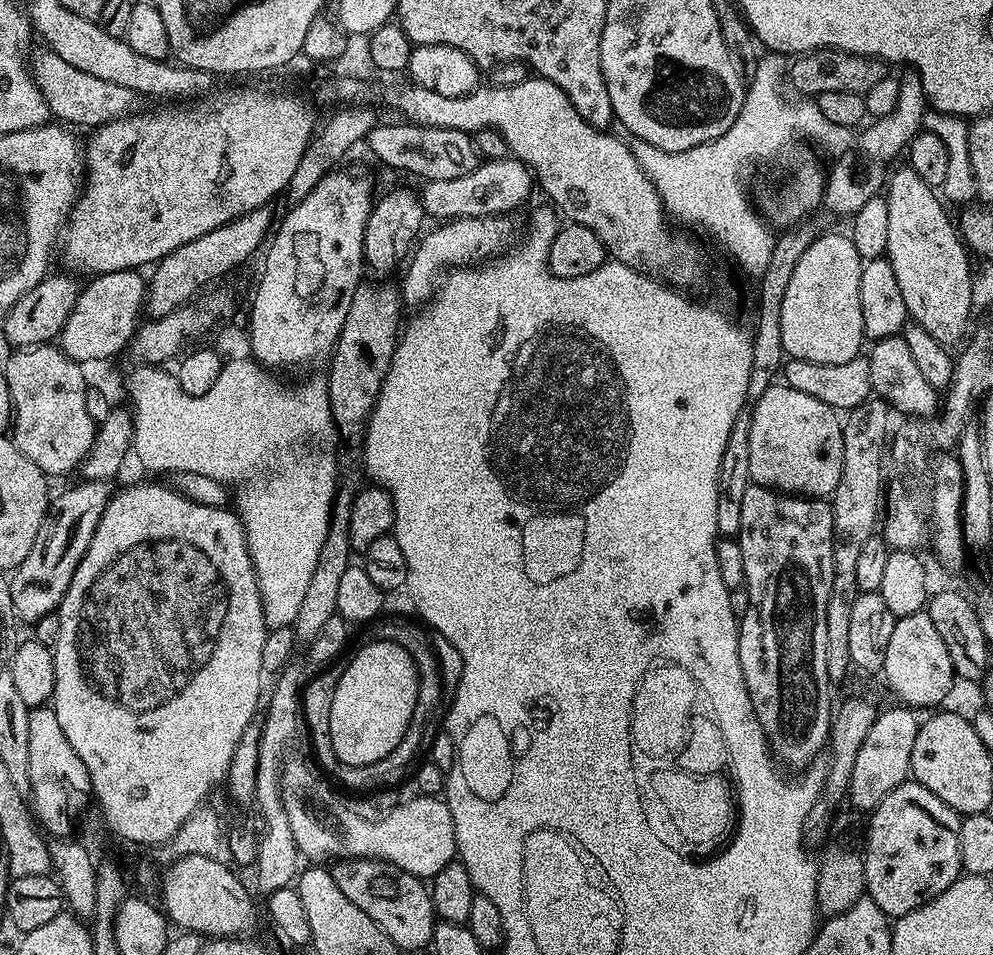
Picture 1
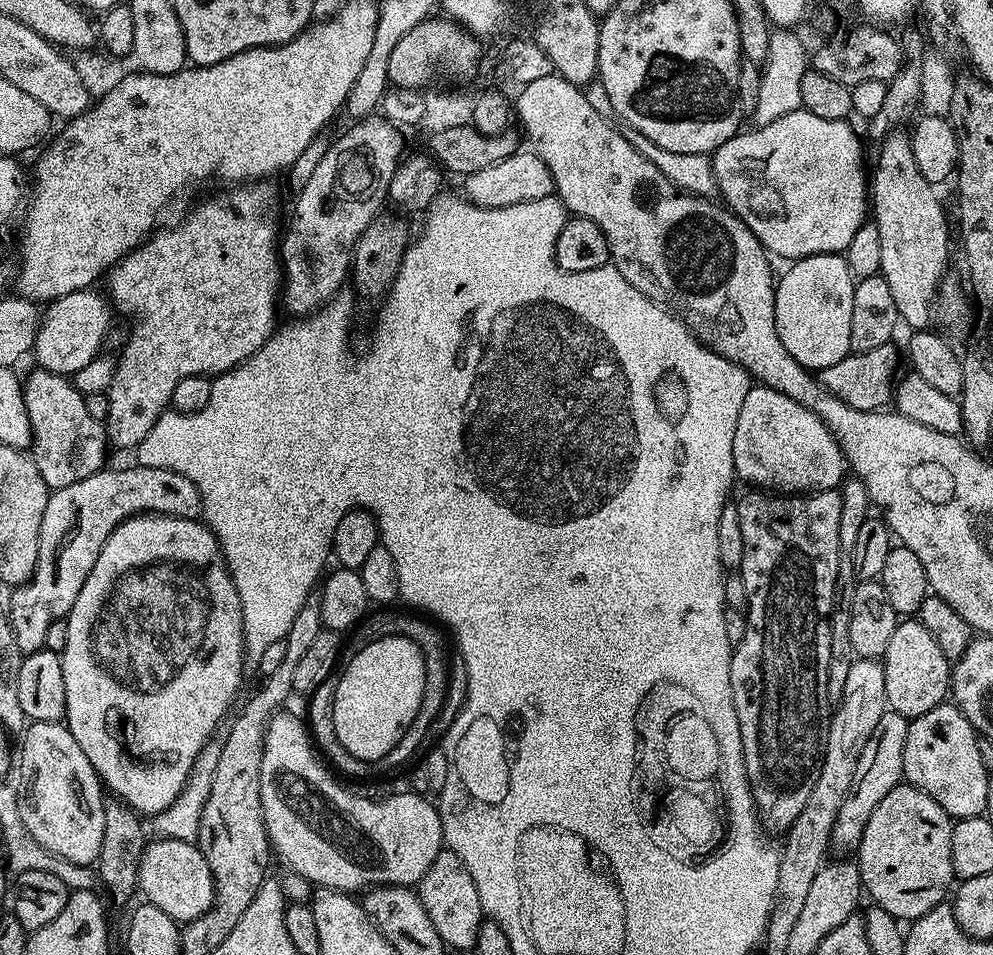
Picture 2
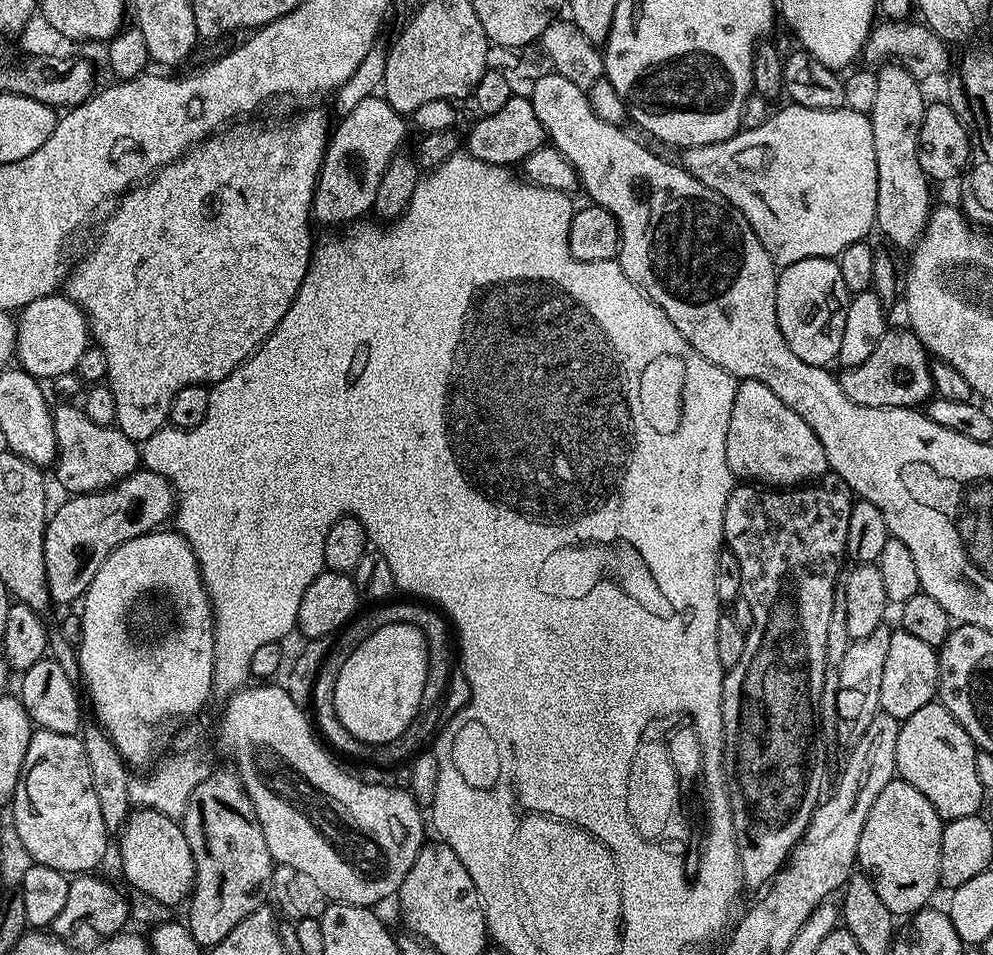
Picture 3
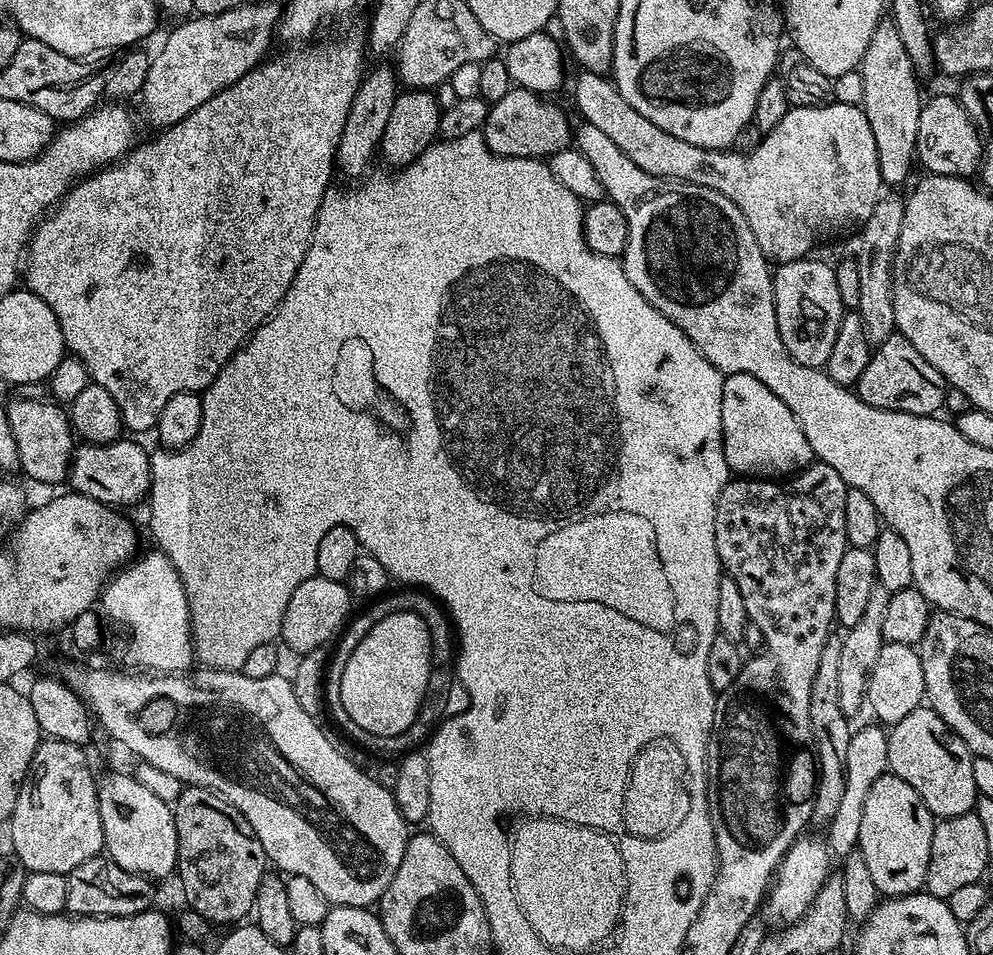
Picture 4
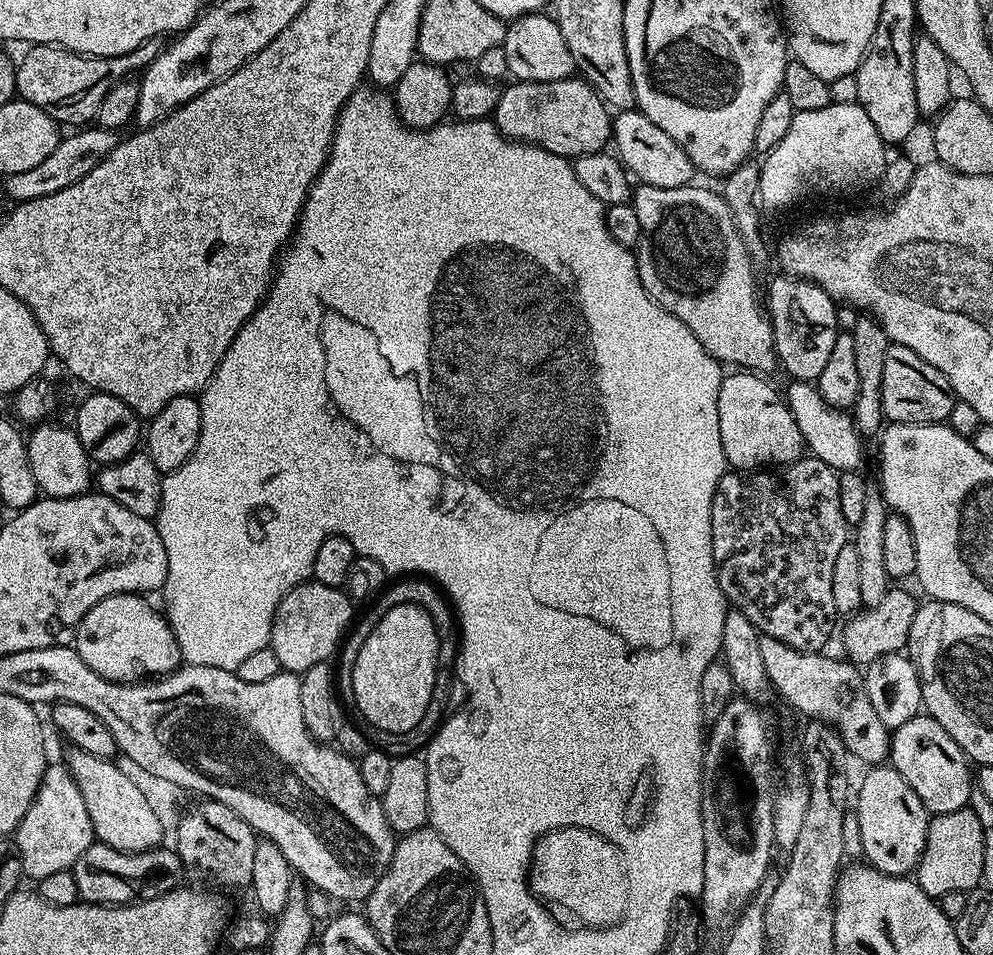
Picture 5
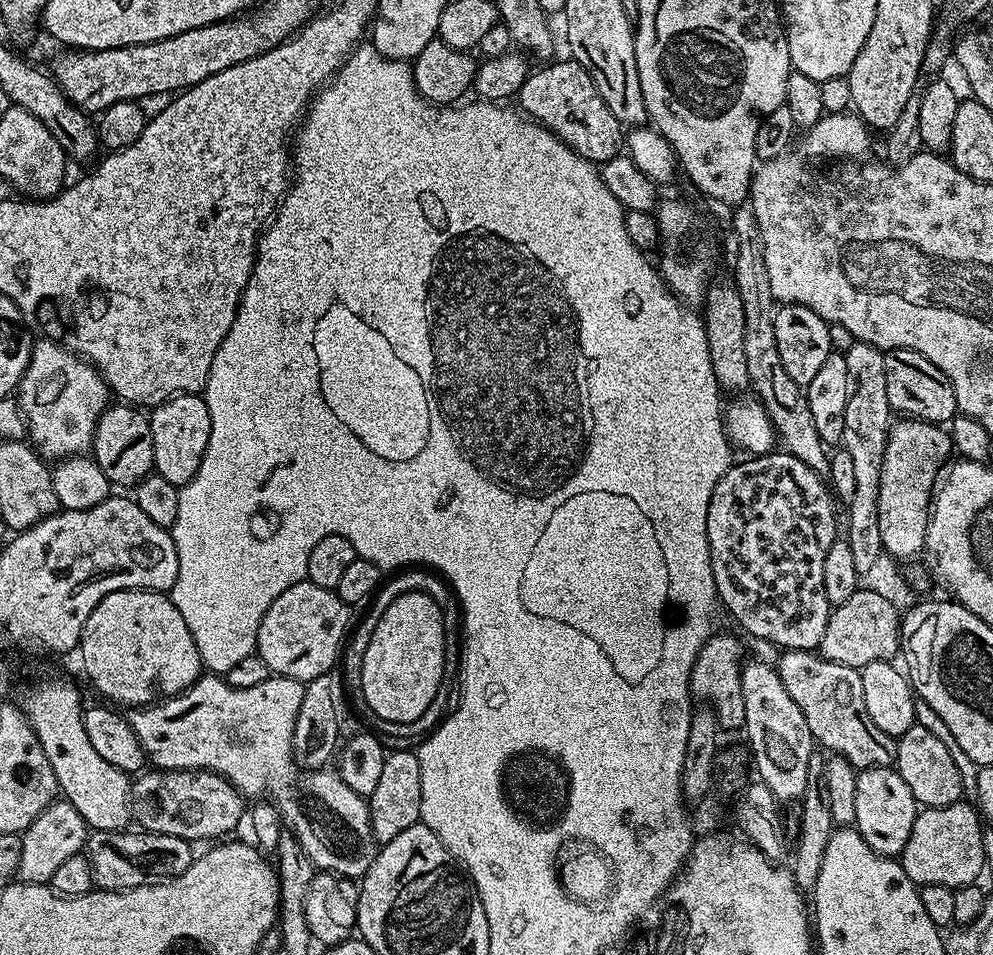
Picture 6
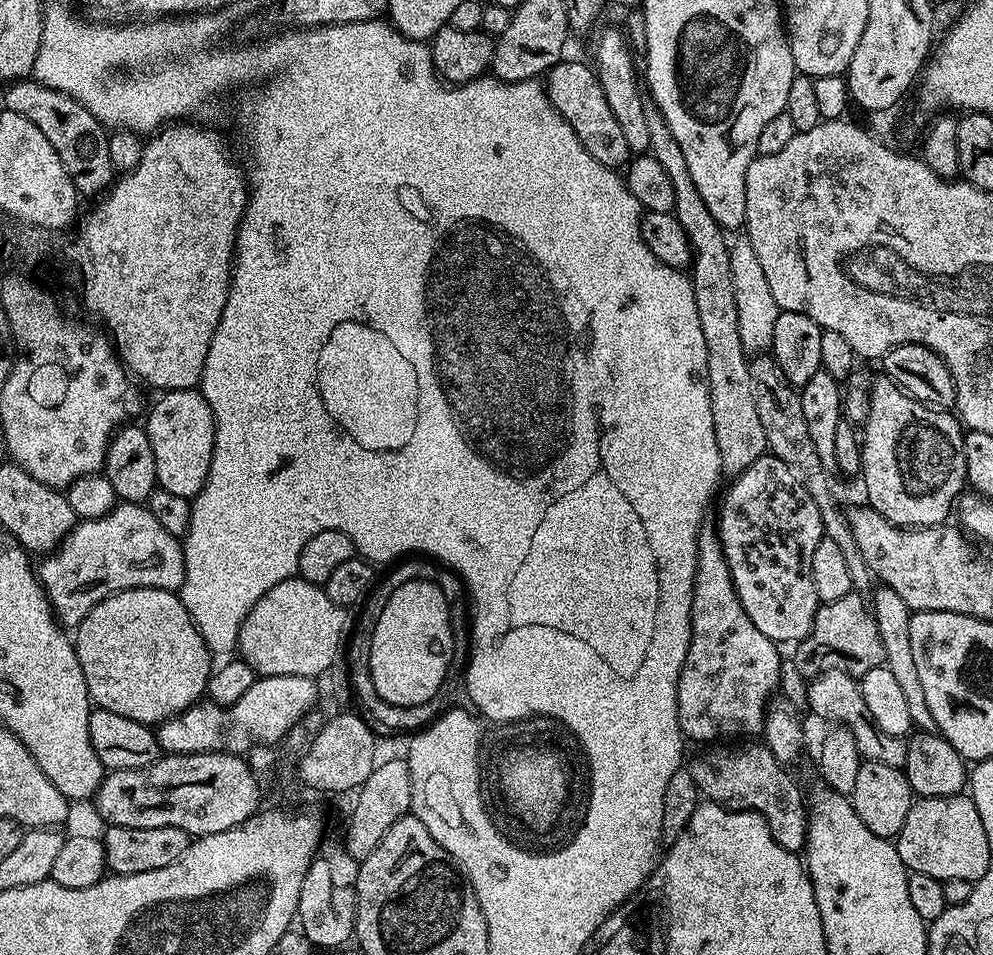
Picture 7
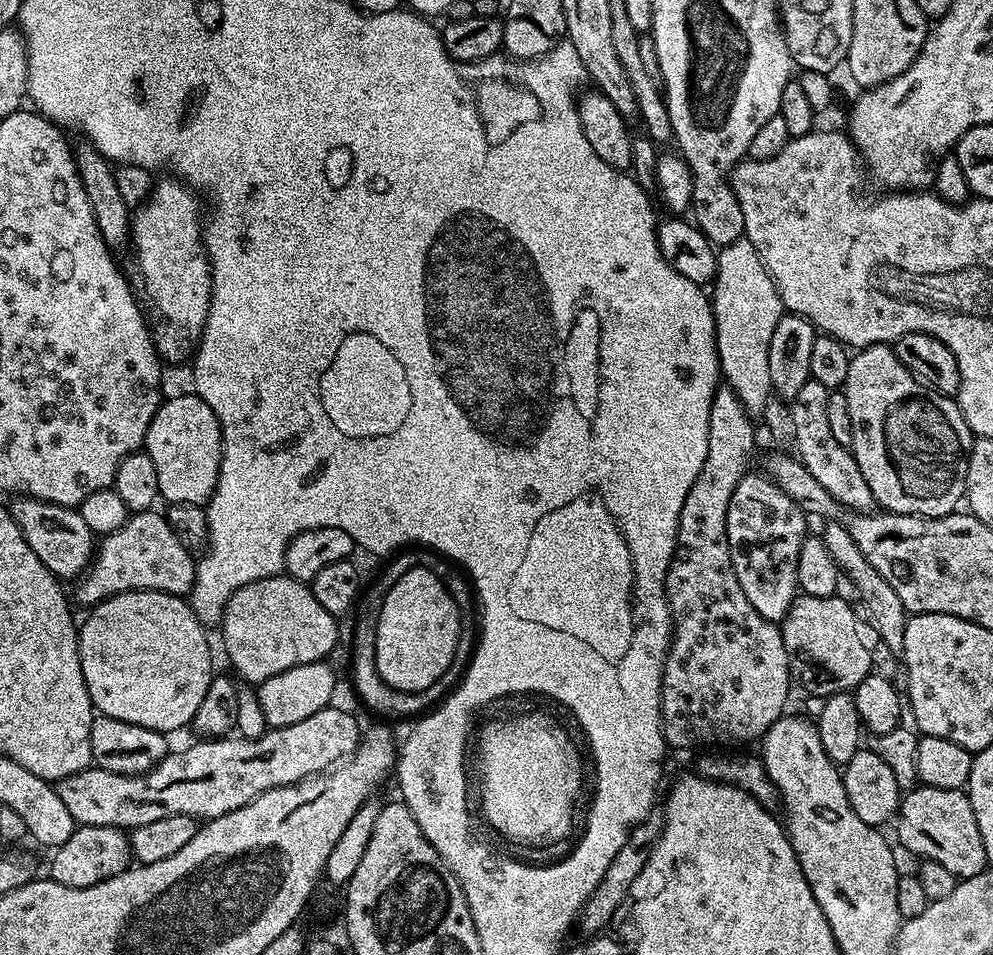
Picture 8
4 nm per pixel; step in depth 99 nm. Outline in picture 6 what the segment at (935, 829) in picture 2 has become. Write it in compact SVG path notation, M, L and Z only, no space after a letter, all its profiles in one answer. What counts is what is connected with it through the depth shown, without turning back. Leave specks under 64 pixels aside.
M895 767L863 769L857 775L856 781L858 782L858 795L854 797L856 831L878 854L899 857L910 838L910 830L914 830L914 818L918 811L914 794L910 794L910 786L902 782Z

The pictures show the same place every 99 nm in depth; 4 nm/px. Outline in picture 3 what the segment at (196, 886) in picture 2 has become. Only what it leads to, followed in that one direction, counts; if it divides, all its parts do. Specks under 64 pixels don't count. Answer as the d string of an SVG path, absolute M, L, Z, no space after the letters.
M136 808L128 814L118 839L120 868L135 891L150 894L150 898L158 898L158 902L169 906L183 905L189 899L196 880L194 854L190 854L183 827L173 817L158 810Z

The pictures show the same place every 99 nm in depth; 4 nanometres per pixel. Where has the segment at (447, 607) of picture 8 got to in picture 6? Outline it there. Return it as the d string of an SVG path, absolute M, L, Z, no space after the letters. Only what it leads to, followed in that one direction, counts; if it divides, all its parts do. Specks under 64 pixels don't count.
M403 592L386 610L375 617L370 646L366 646L366 654L362 658L362 670L358 677L360 692L364 695L364 704L376 715L377 721L385 720L396 725L402 722L414 722L434 702L434 694L438 694L438 686L444 677L444 615L440 612L438 602L428 592Z

